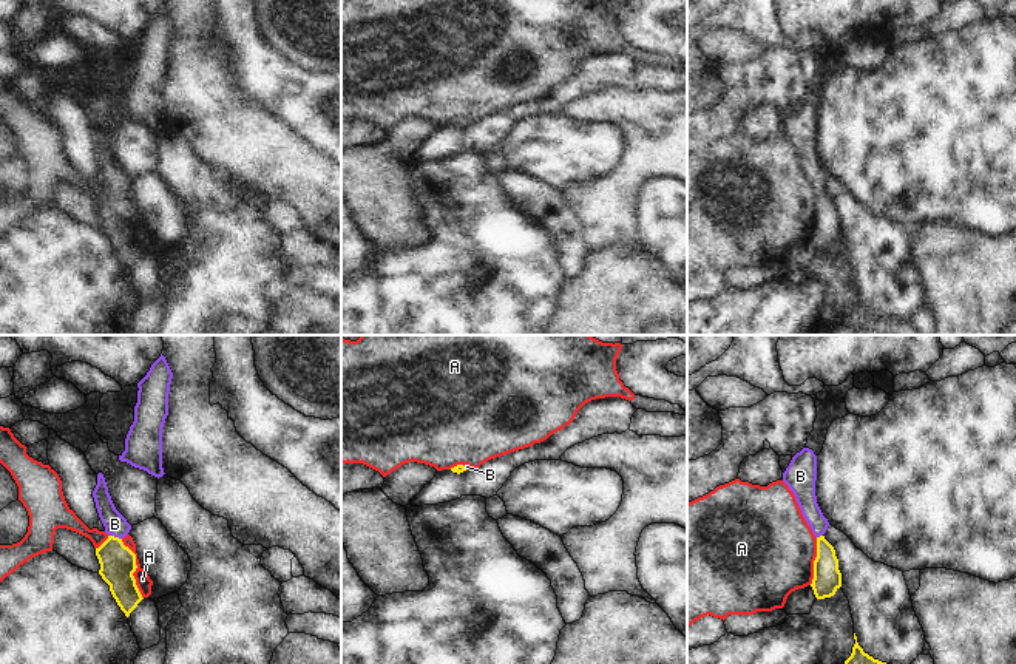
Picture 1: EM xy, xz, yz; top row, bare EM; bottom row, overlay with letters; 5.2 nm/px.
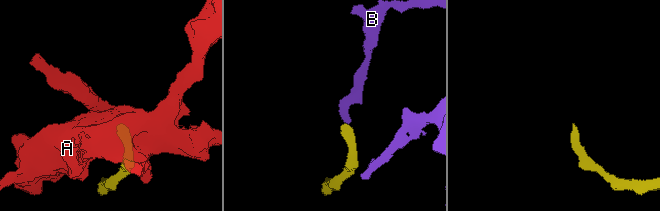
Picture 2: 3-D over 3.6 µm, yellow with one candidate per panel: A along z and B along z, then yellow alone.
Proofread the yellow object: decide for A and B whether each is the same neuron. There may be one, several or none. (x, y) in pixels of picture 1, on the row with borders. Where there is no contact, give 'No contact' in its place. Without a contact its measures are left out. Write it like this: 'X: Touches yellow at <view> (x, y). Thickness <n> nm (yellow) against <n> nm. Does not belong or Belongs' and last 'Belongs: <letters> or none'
A: Touches yellow at xy (136, 567). Thickness 190 nm (yellow) against 80 nm. Does not belong
B: Touches yellow at xy (116, 538). Thickness 190 nm (yellow) against 120 nm. Belongs
Belongs: B.

